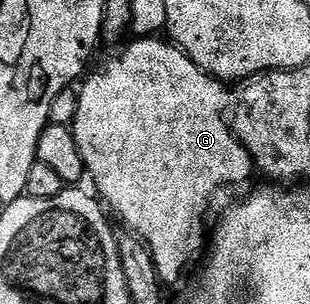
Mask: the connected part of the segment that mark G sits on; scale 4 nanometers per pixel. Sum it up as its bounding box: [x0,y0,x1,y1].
[70,36,254,286]

